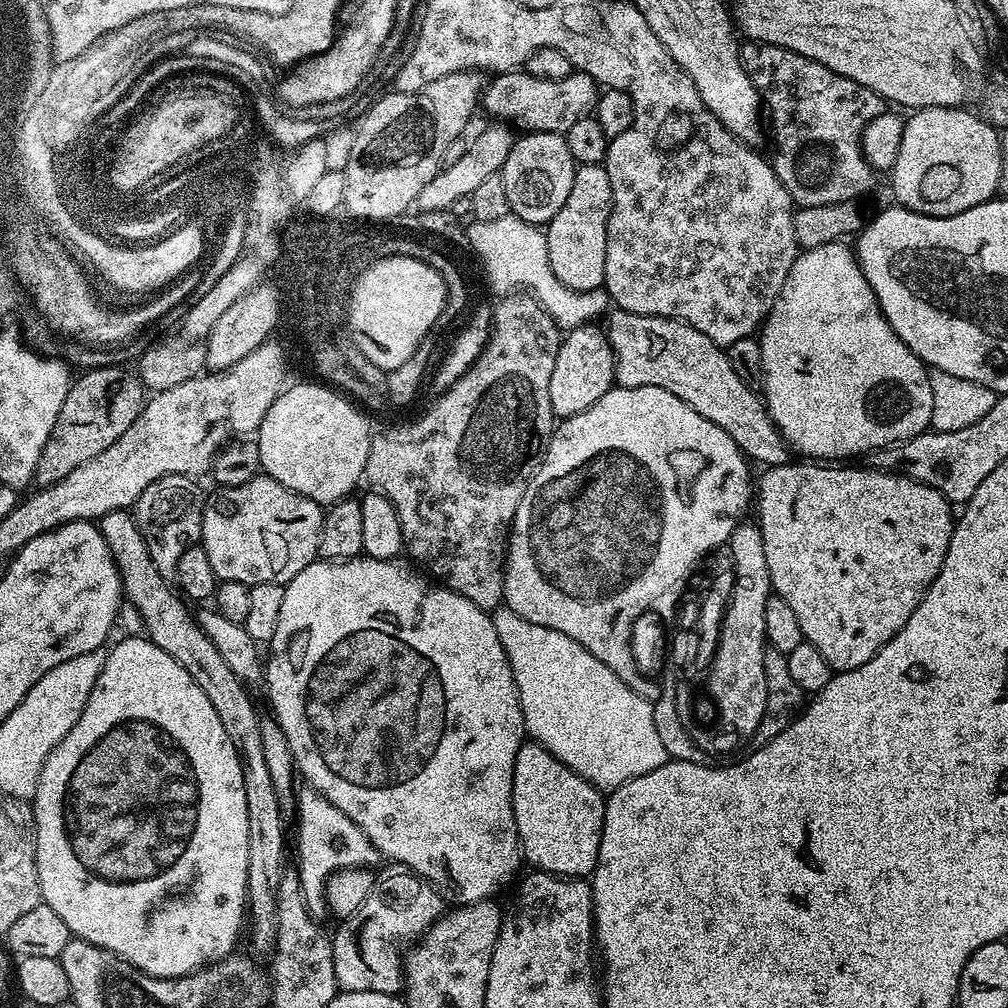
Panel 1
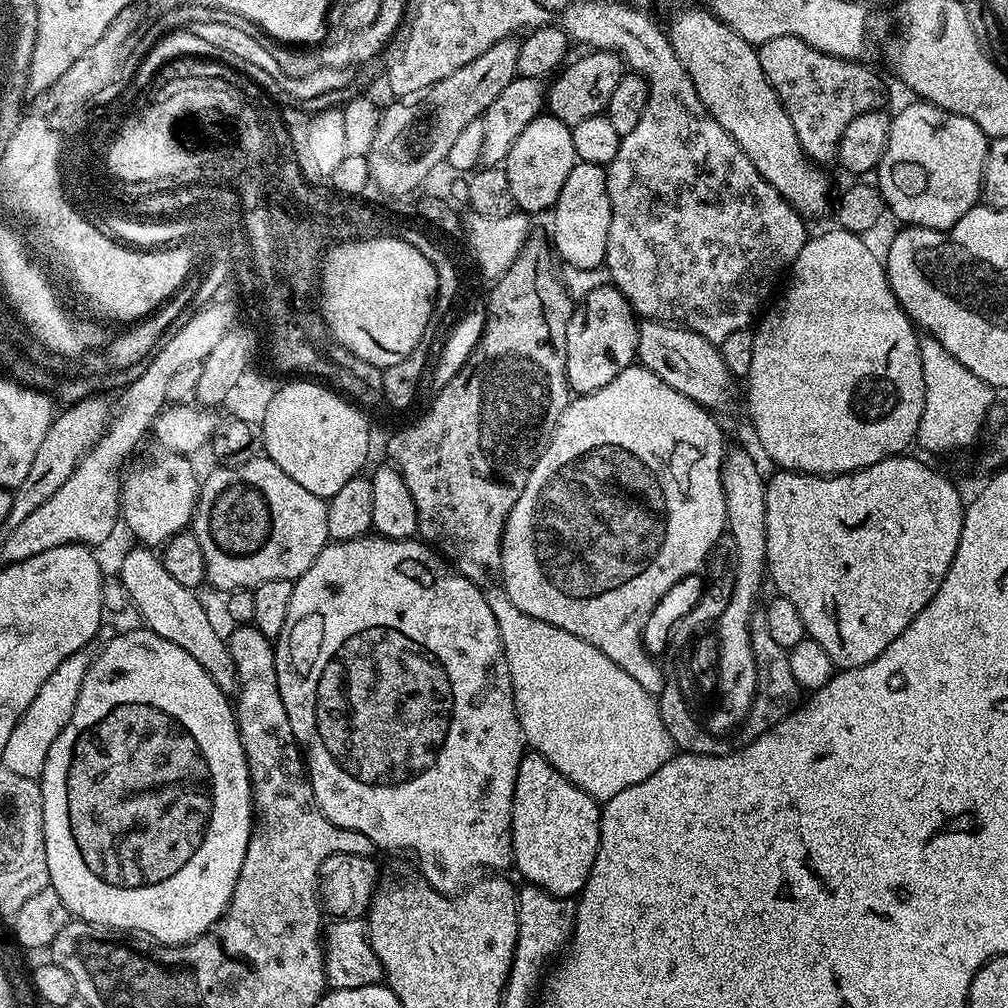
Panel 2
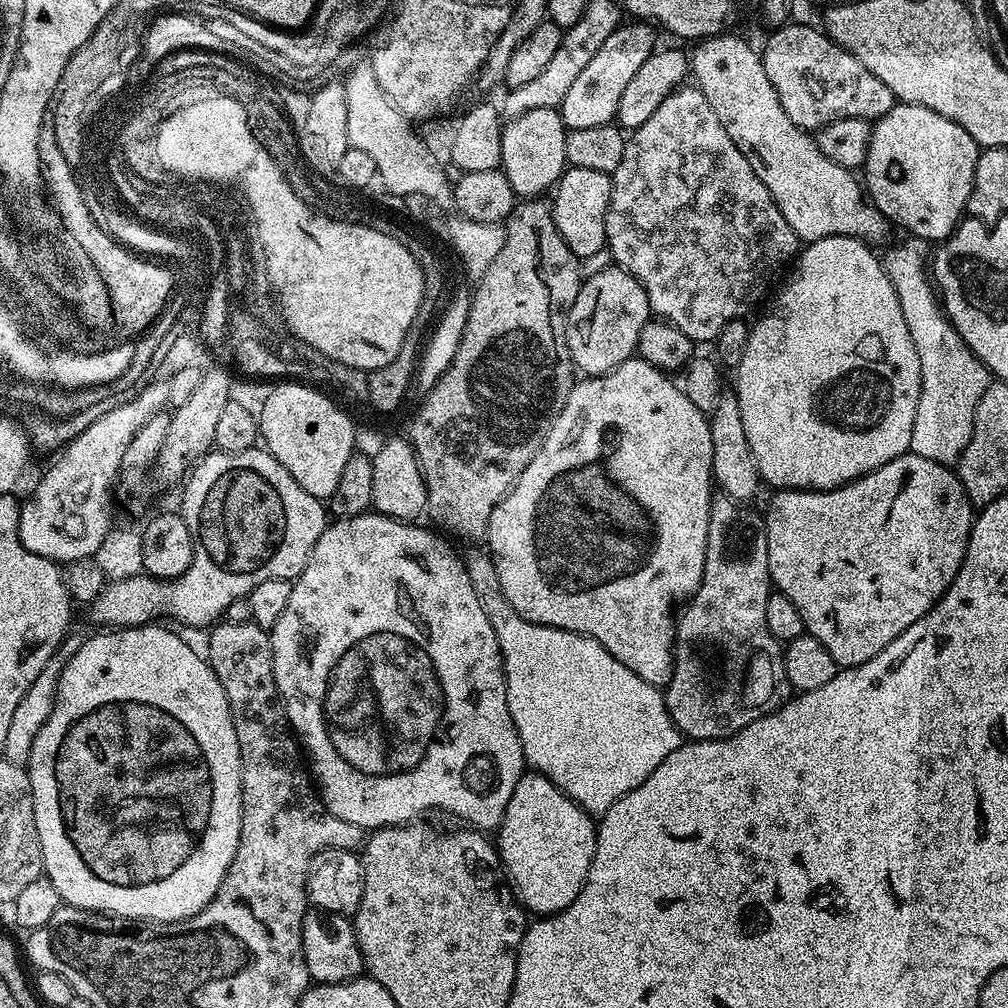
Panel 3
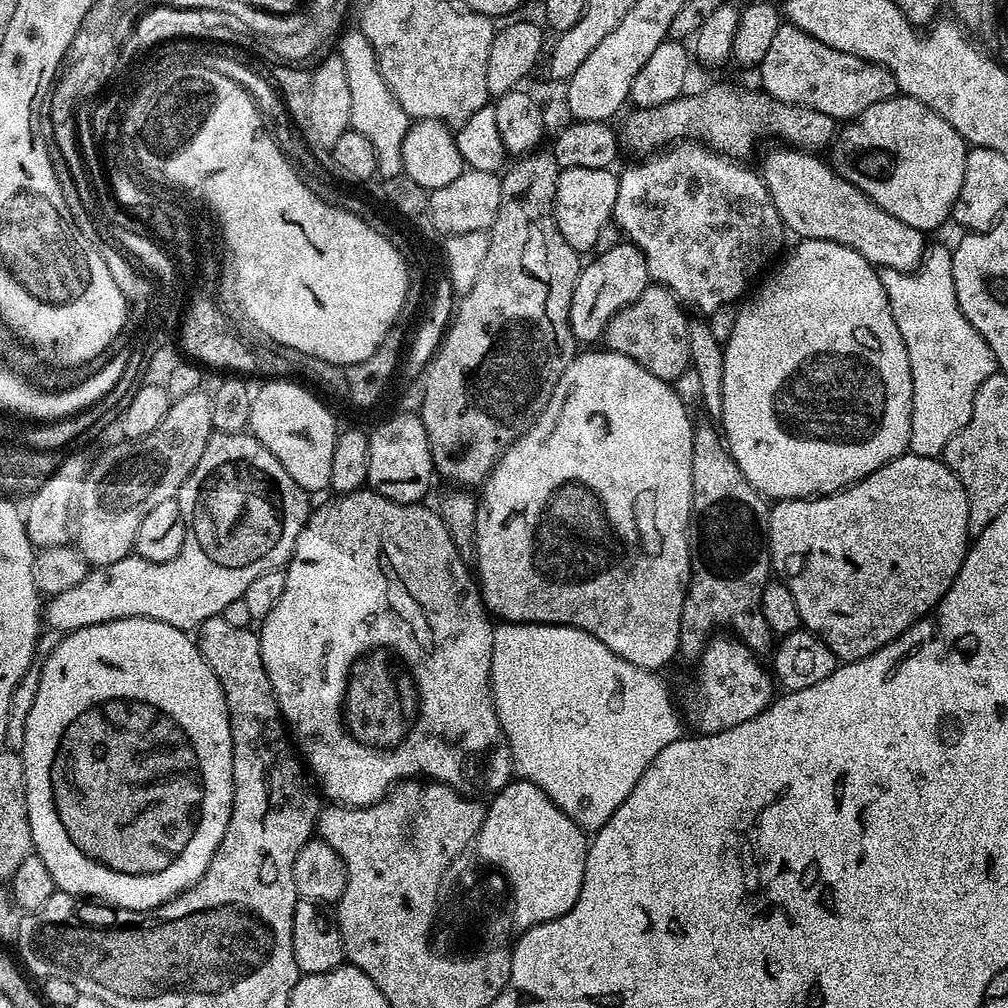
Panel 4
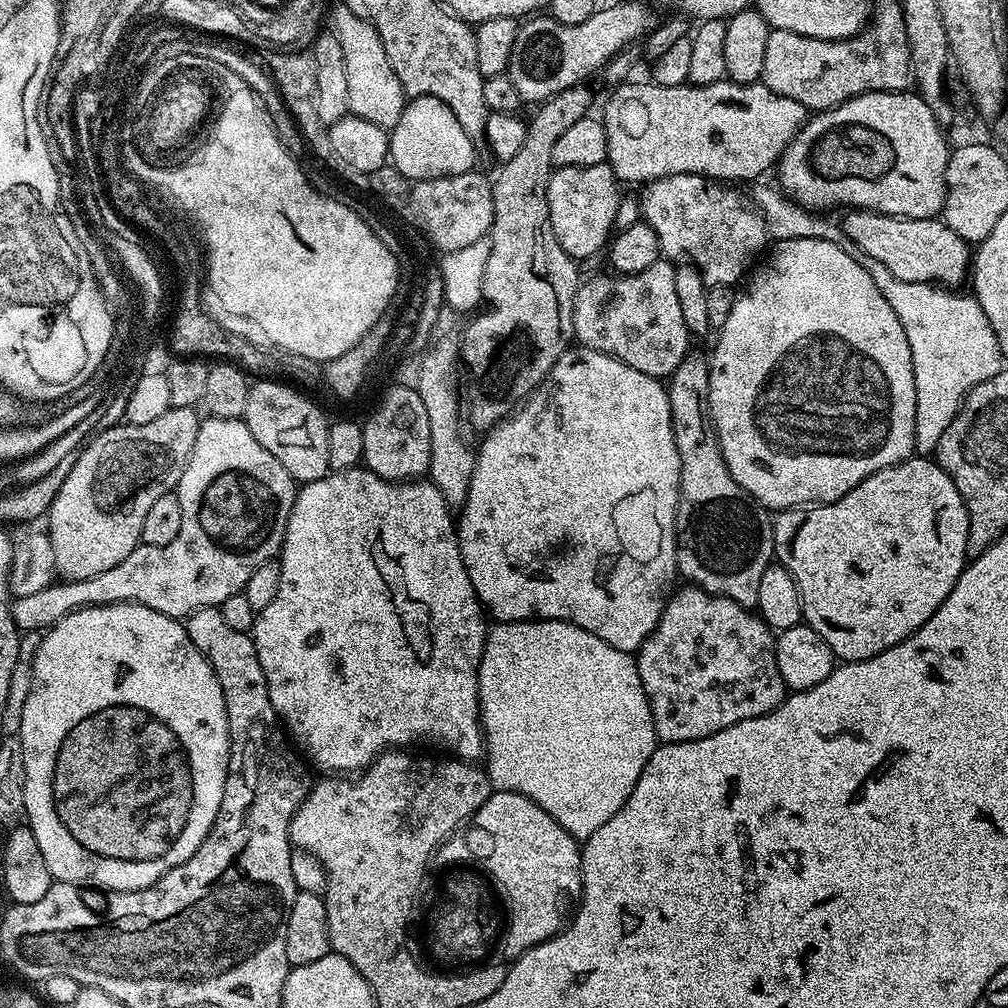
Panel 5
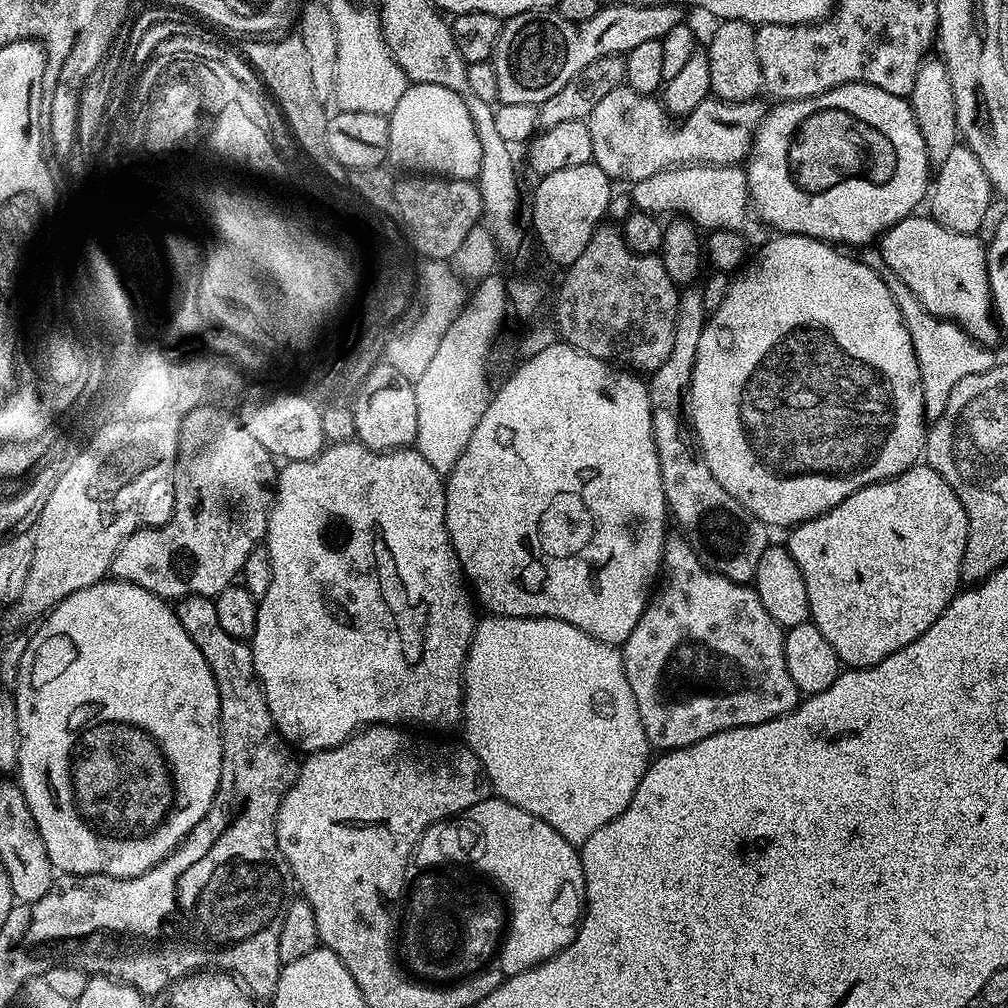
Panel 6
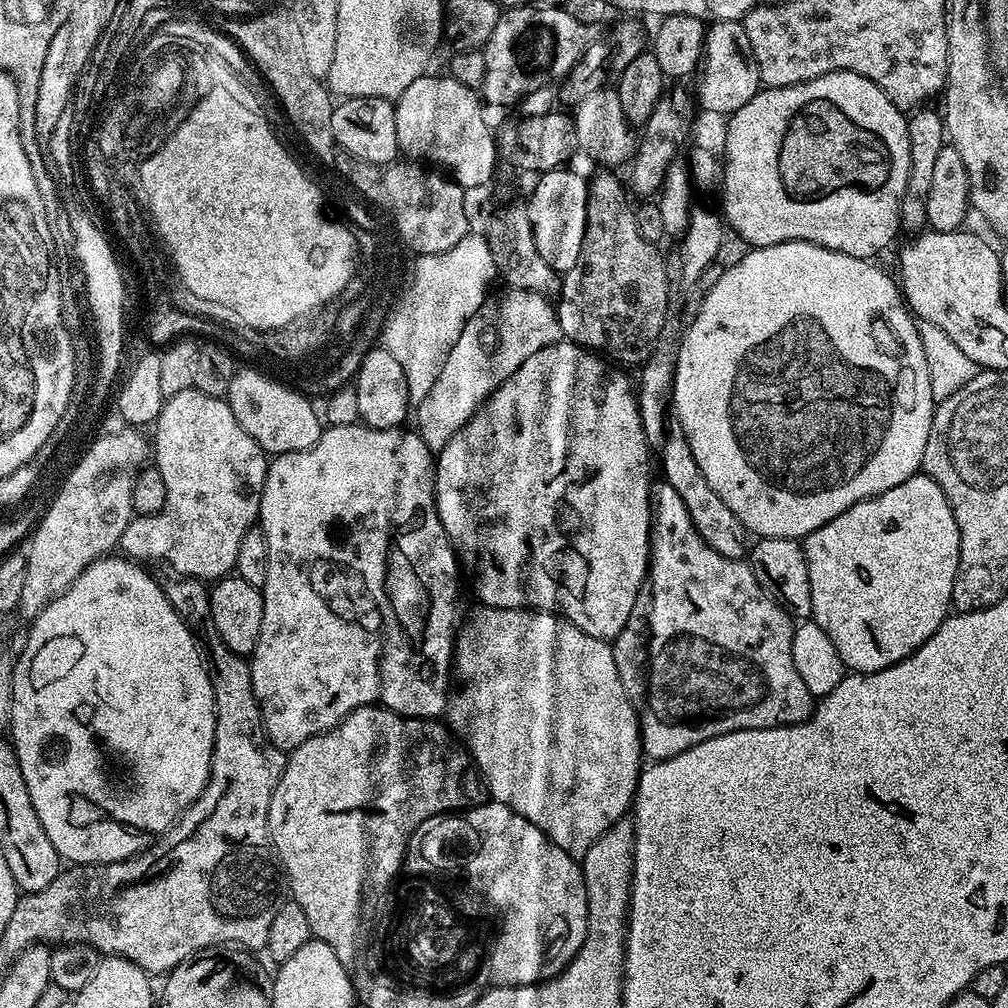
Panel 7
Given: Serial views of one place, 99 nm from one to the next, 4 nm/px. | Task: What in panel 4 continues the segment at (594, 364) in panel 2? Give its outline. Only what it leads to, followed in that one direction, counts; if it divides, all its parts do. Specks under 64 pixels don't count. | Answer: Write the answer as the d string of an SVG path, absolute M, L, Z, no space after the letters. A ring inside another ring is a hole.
M631 242L615 244L606 254L595 254L592 261L580 269L580 277L574 286L574 298L570 302L572 334L584 346L596 346L605 339L605 332L611 320L648 289L650 277L646 258L638 246Z

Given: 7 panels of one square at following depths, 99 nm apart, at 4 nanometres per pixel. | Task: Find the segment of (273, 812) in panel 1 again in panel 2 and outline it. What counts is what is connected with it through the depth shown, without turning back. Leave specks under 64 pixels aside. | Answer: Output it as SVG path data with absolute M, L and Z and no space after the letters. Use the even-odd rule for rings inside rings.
M133 546L118 560L118 577L124 587L131 607L141 616L143 627L154 634L166 638L166 642L174 642L180 646L206 670L206 674L220 687L225 694L236 691L236 671L234 658L230 658L230 650L223 635L216 633L208 612L197 593L191 588L182 586L166 570L163 559L147 546Z

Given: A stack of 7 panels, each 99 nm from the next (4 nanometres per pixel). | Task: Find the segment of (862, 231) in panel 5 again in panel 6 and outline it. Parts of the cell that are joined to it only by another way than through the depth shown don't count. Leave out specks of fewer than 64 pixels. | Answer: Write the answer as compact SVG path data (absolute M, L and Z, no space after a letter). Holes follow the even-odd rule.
M913 214L888 229L878 241L886 266L910 286L930 314L957 324L971 340L996 346L1002 329L994 315L988 281L988 250L979 235L967 236L946 230L927 215Z

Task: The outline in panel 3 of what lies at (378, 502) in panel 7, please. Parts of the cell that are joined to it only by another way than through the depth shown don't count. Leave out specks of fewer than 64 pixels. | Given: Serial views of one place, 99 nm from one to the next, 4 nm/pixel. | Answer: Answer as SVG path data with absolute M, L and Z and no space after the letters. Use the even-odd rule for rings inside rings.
M375 510L363 512L360 516L345 516L336 518L325 527L324 533L318 538L312 553L308 556L306 566L302 574L296 577L292 589L290 590L290 602L286 602L286 610L282 610L282 618L270 629L272 638L272 661L274 662L274 682L276 683L276 695L284 704L284 713L288 716L288 722L292 726L293 733L298 737L303 751L306 753L307 763L310 765L311 775L319 791L320 798L324 805L338 818L350 822L354 826L365 830L375 830L378 828L394 828L398 824L411 824L415 812L432 812L435 808L441 808L444 812L449 812L452 816L457 816L461 825L477 830L499 829L500 819L504 816L506 802L510 802L510 794L514 794L514 786L518 786L518 778L526 771L524 762L524 751L522 742L518 738L518 730L514 726L514 718L510 718L510 706L506 702L506 678L504 677L504 659L498 646L498 638L494 634L494 626L490 626L490 618L486 618L486 610L482 610L482 602L474 594L471 585L472 580L467 574L467 563L443 540L445 537L439 531L431 527L419 528L419 523L406 520L395 520L389 516L381 516Z

